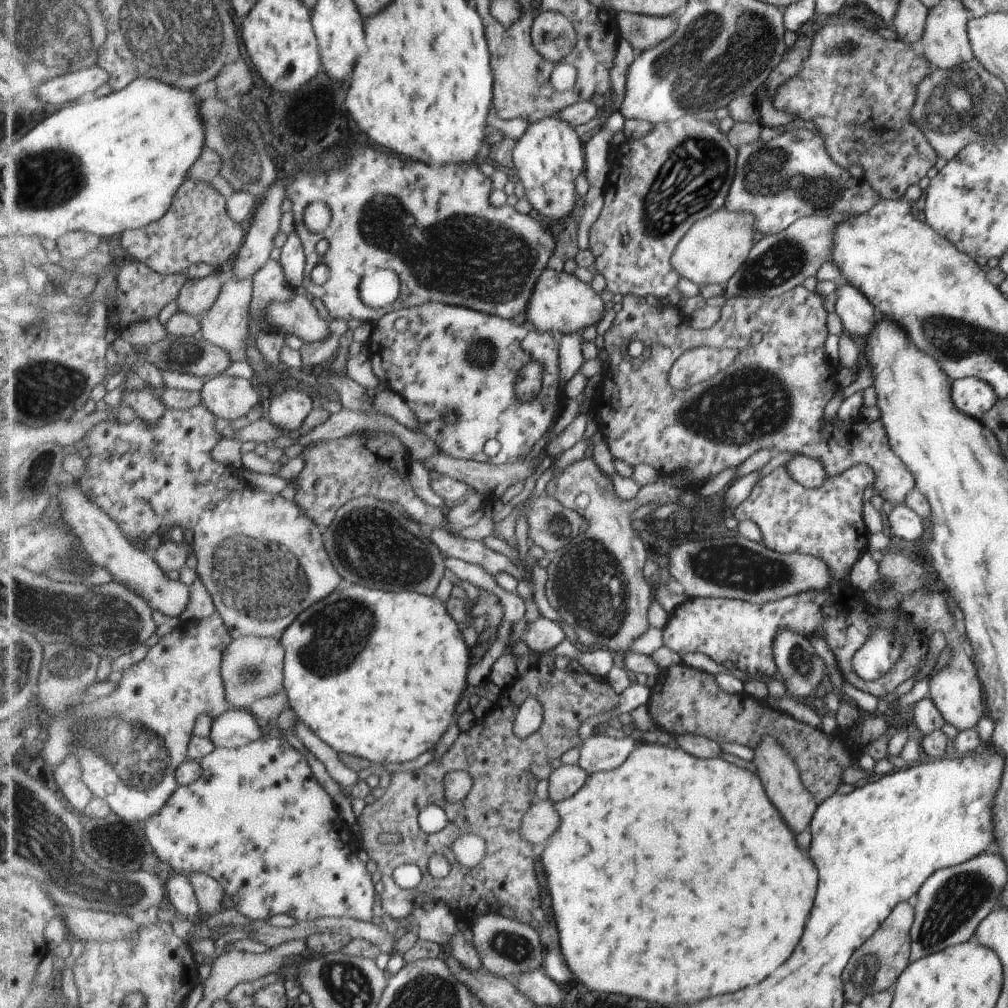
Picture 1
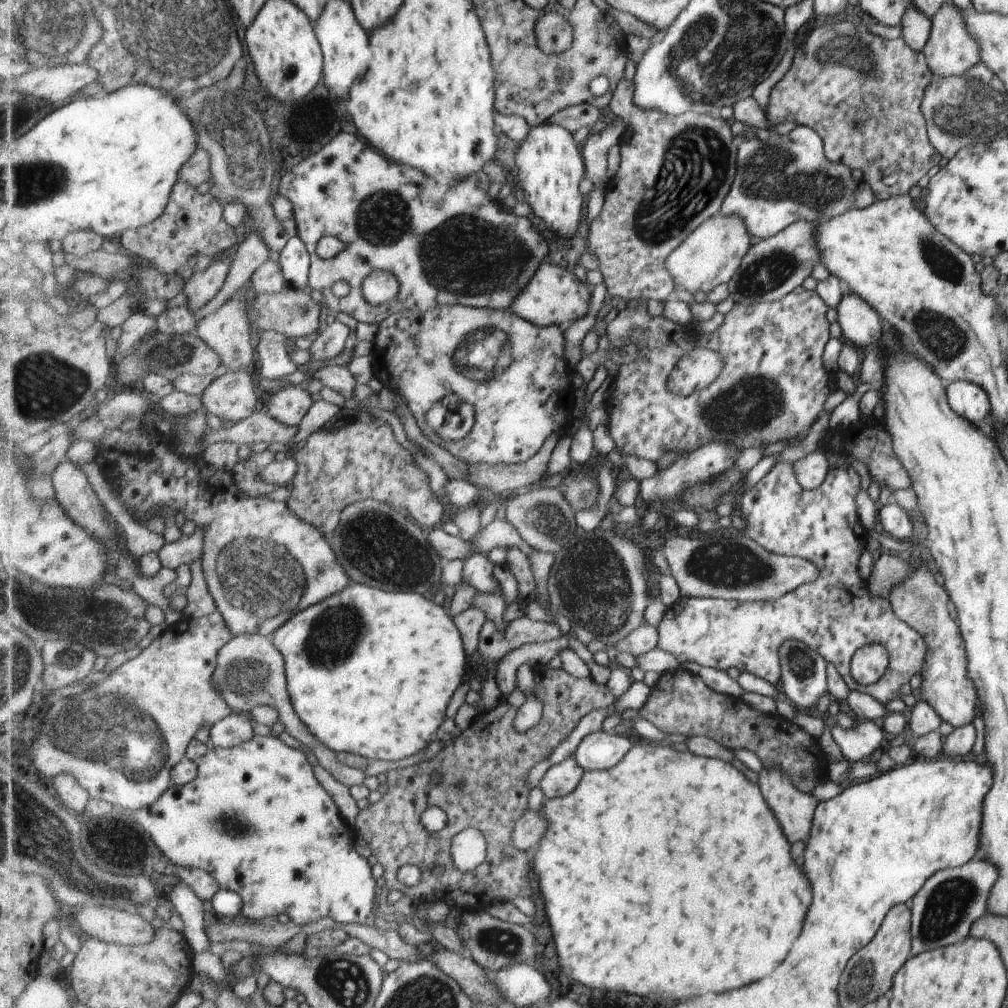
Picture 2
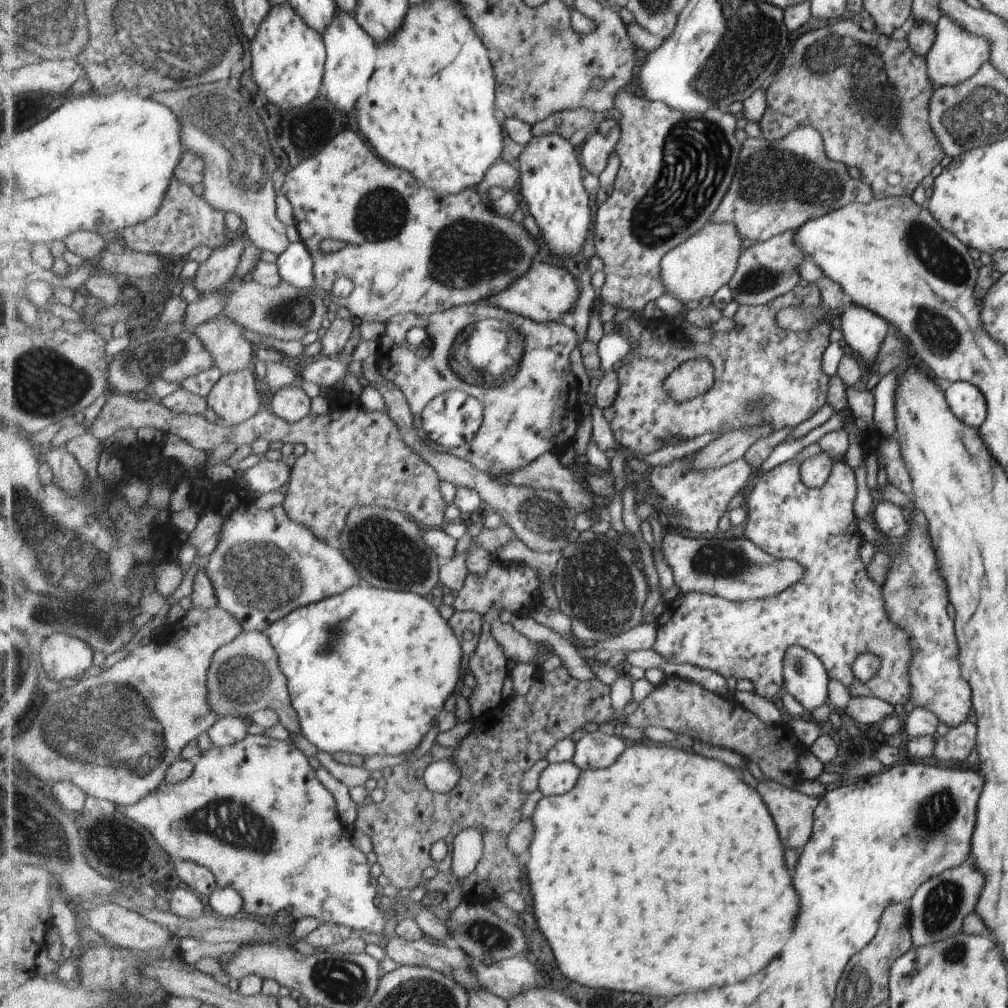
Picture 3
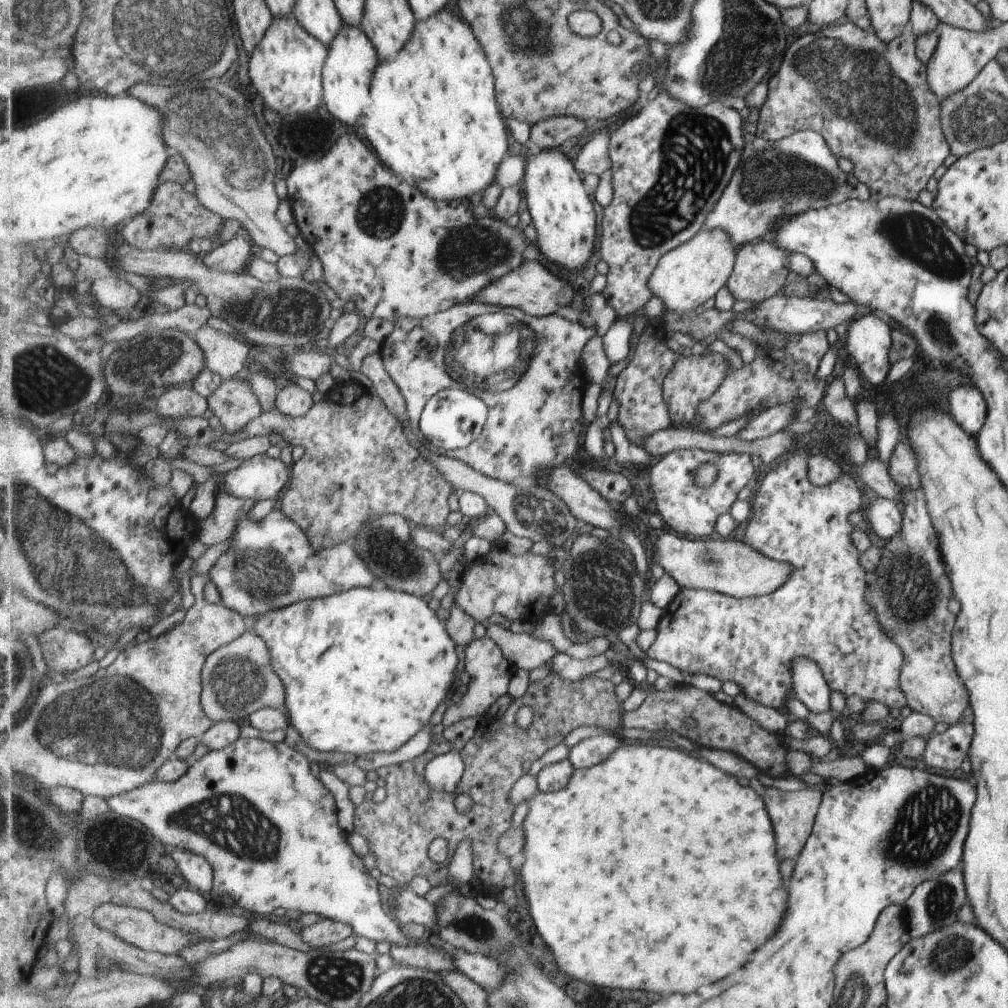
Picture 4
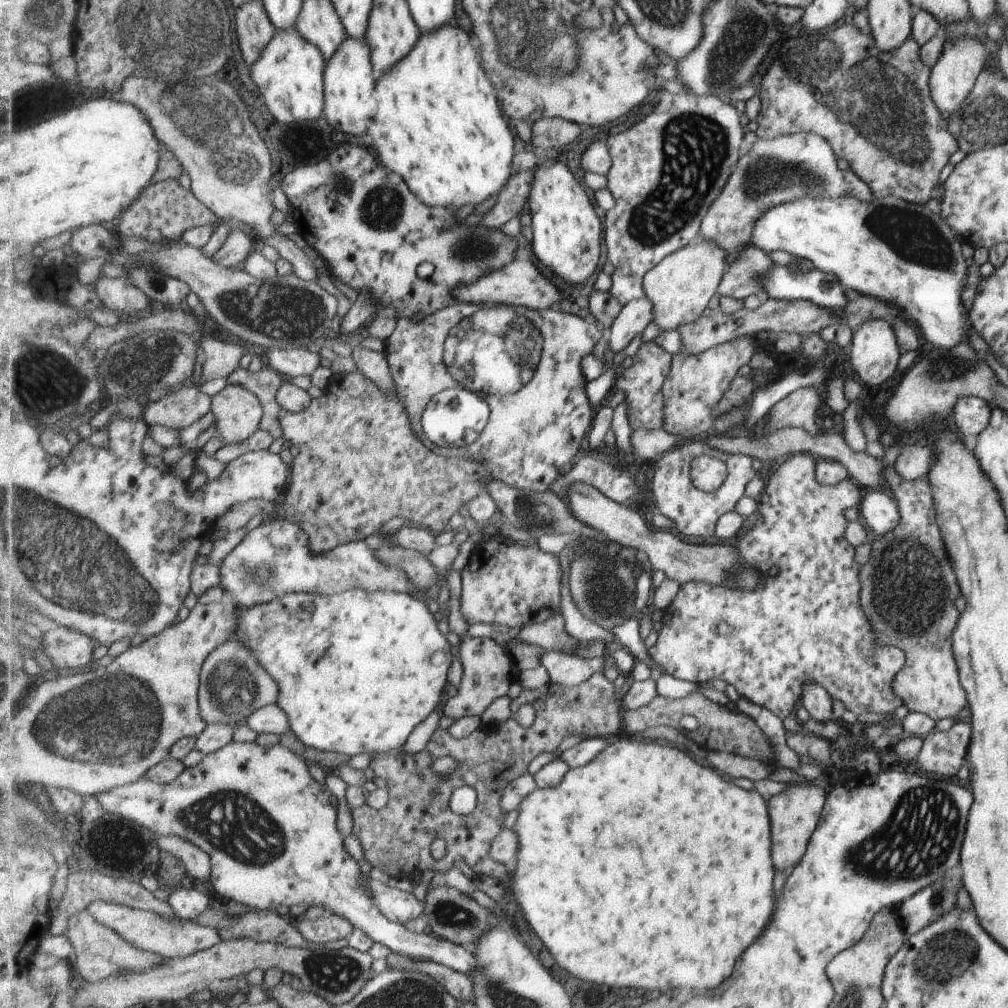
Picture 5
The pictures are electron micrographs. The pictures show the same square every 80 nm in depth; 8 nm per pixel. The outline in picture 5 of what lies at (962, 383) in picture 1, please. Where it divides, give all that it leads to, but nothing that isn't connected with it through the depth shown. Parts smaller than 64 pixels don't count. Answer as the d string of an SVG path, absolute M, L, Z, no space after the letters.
M975 396L958 398L951 412L957 434L963 436L977 436L981 429L987 426L989 416L991 410L988 404L982 398Z

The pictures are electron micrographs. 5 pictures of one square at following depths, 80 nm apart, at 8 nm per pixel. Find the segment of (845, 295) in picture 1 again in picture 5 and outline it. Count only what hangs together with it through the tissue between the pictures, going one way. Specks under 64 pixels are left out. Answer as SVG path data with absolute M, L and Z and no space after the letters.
M869 320L857 326L857 330L852 332L851 344L847 347L849 362L854 372L854 377L859 383L867 386L879 386L887 378L892 376L896 370L899 350L897 350L897 340L888 321Z

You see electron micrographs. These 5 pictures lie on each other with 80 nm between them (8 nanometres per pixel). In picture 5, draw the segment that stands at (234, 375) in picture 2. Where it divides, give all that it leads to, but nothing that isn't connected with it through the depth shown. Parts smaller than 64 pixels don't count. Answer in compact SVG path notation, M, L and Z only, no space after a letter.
M228 384L228 386L213 396L212 413L216 422L216 435L224 445L242 444L246 447L246 442L253 438L259 432L259 422L263 418L263 406L259 398L240 385Z

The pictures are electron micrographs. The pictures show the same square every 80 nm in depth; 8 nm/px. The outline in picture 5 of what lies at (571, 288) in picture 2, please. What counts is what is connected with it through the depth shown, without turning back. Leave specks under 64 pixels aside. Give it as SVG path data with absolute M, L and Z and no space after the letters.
M513 260L505 268L495 270L491 274L481 276L477 282L469 286L461 286L453 292L453 296L459 303L469 304L501 304L501 305L522 305L537 312L543 312L559 306L563 302L561 290L547 278L543 278L541 270L531 260Z

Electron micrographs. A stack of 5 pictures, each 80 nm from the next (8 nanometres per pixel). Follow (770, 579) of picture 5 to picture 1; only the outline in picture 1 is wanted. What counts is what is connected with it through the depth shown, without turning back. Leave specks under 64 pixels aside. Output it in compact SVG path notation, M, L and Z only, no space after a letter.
M859 463L845 470L840 477L824 480L824 484L814 489L801 486L796 483L783 466L777 467L769 472L765 477L758 480L751 489L749 496L739 503L729 514L733 515L738 521L750 520L757 525L762 536L762 542L759 543L765 548L777 552L798 552L802 555L809 555L823 559L830 570L830 584L828 587L819 591L805 591L797 593L795 596L783 597L778 601L753 604L741 599L728 599L719 597L693 597L683 604L677 605L672 614L668 615L667 626L664 630L664 644L673 652L676 652L680 658L687 652L700 652L711 658L716 663L731 662L735 668L747 674L759 674L763 680L776 676L776 663L772 655L772 642L775 640L776 632L779 629L791 629L805 637L819 626L823 629L823 638L827 648L832 652L836 665L841 672L841 676L858 688L861 692L872 694L874 697L889 698L893 696L895 688L909 678L920 660L926 654L926 640L924 634L918 632L917 635L903 638L906 644L906 650L899 663L896 663L888 670L886 677L878 680L869 680L859 678L853 670L852 662L857 650L863 646L868 638L868 634L873 625L885 625L895 627L900 633L908 633L908 629L902 621L899 621L894 610L883 613L875 611L869 607L866 602L861 600L861 594L854 591L847 584L848 572L852 564L860 557L860 550L867 546L867 532L861 520L861 494L867 486L873 486L873 469L866 464Z

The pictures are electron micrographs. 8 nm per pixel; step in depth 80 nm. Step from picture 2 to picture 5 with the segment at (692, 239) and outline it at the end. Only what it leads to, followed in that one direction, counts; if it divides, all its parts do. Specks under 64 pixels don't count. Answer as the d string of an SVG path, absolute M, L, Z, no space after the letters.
M696 237L645 274L646 298L653 302L653 322L660 332L677 330L677 326L695 322L701 316L701 312L707 308L709 298L715 294L721 278L729 268L725 262L725 254L715 242Z

